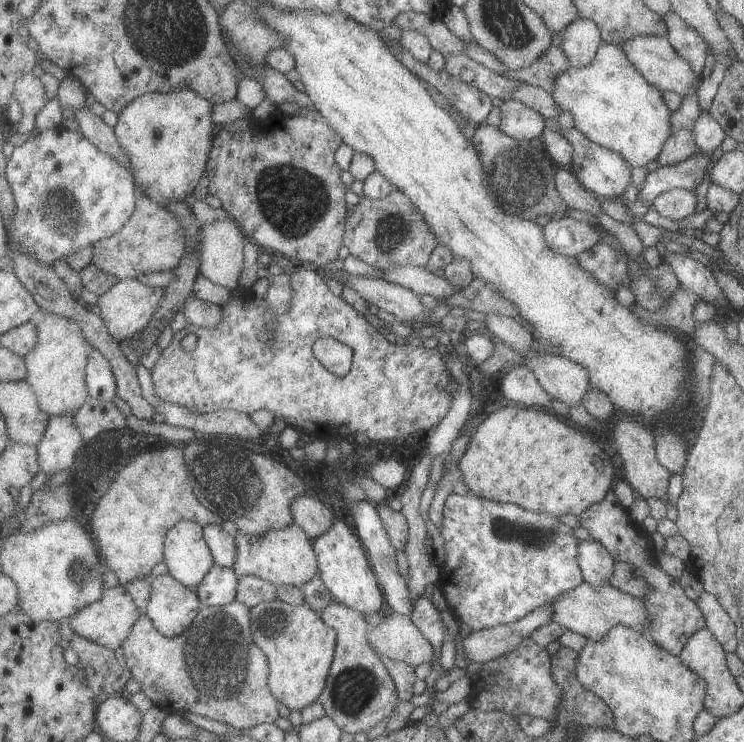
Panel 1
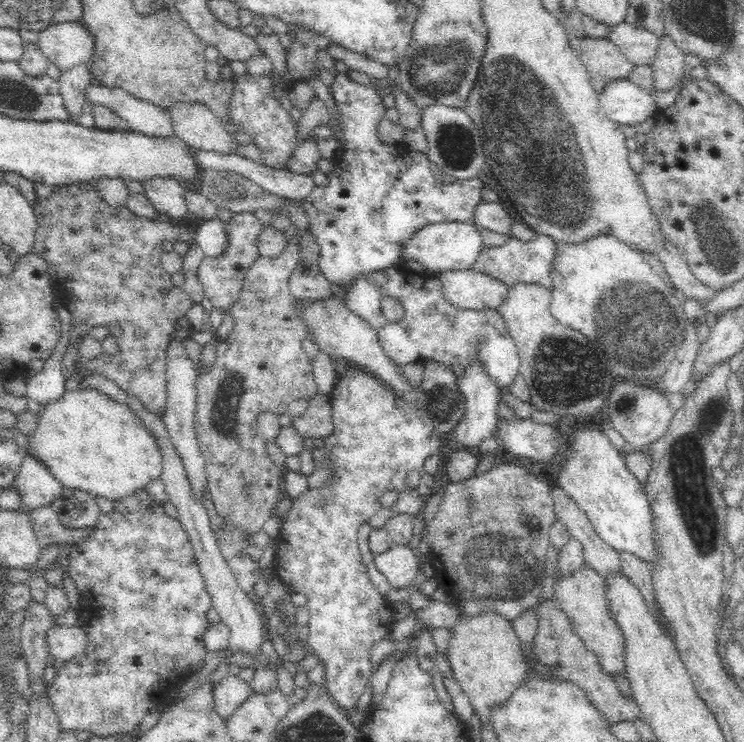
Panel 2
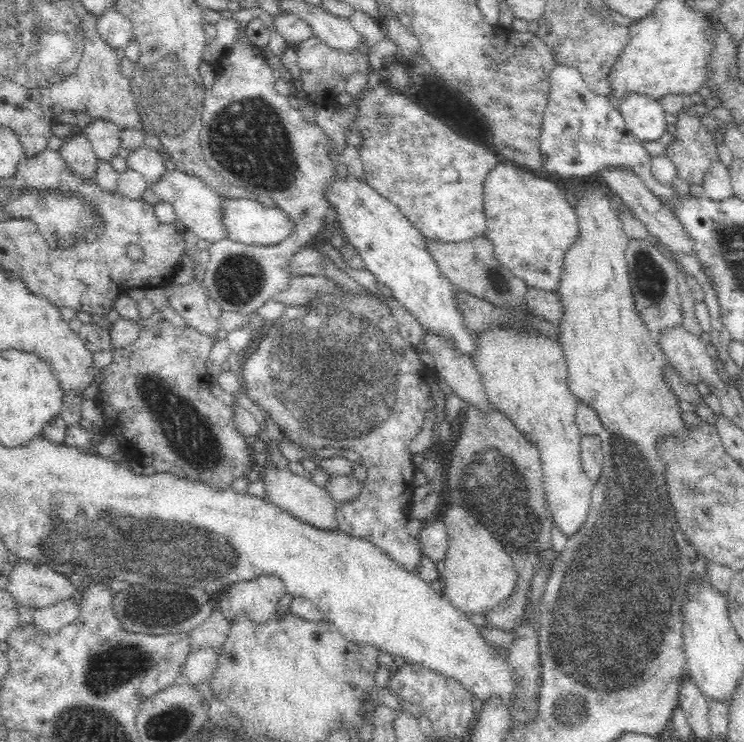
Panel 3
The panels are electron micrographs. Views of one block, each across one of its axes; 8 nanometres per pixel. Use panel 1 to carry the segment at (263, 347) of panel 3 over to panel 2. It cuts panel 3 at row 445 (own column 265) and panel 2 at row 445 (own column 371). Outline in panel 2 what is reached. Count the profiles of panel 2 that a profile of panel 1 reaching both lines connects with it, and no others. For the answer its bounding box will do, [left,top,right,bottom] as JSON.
[272,367,439,711]

